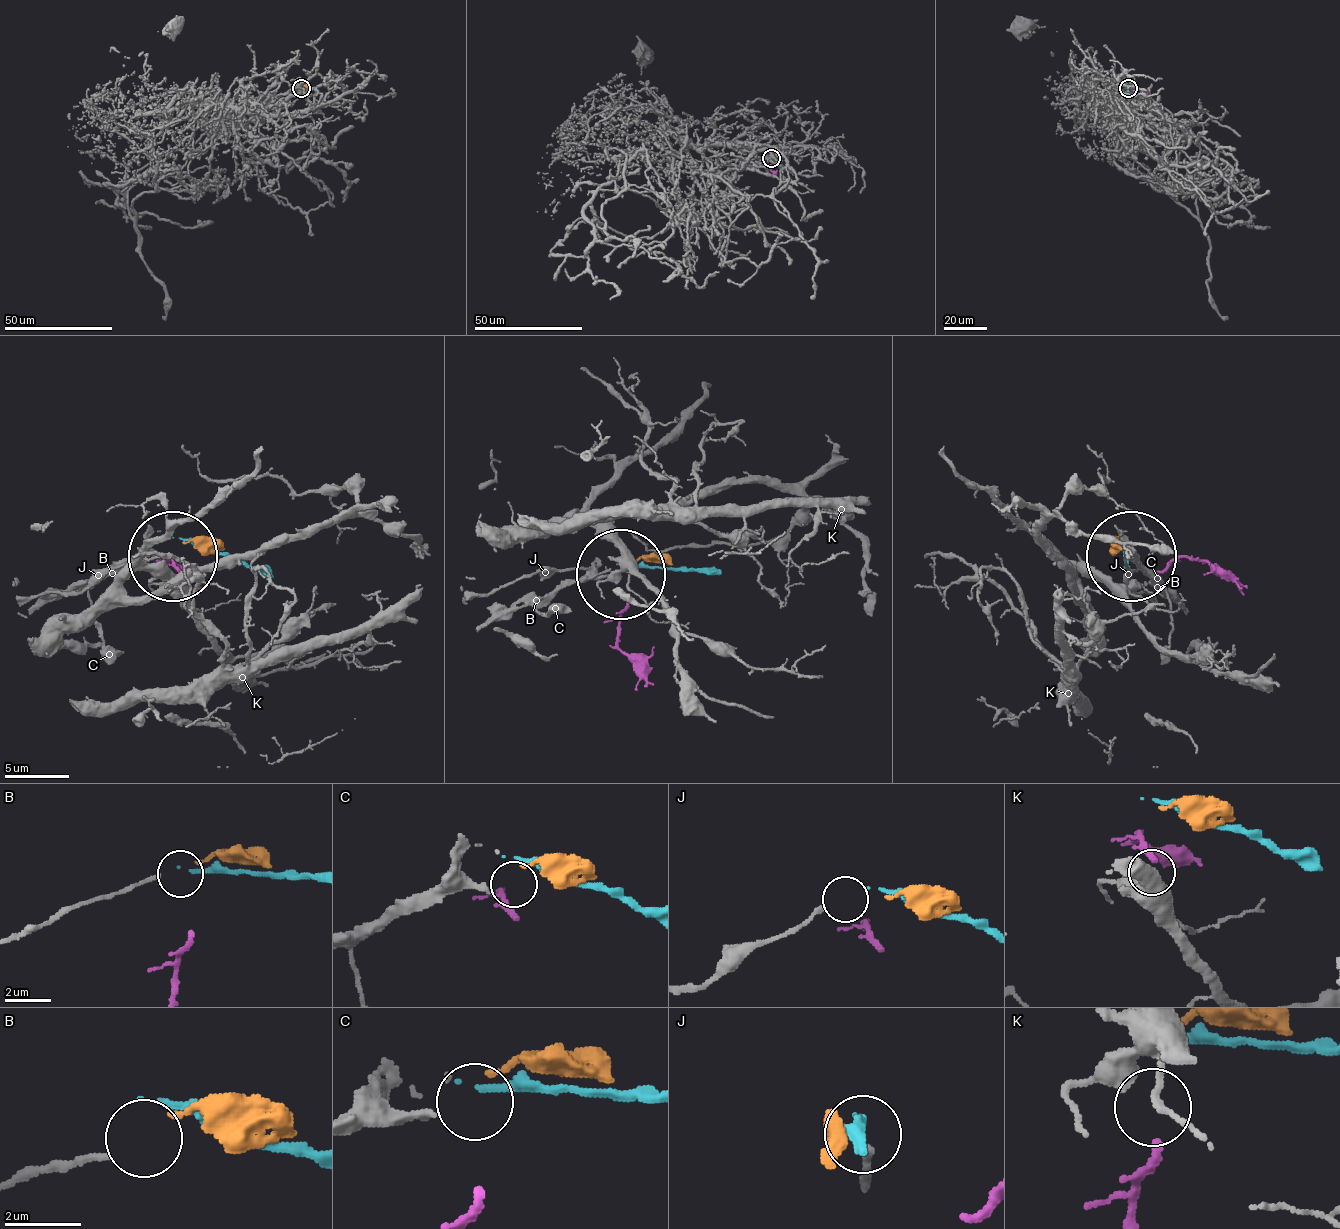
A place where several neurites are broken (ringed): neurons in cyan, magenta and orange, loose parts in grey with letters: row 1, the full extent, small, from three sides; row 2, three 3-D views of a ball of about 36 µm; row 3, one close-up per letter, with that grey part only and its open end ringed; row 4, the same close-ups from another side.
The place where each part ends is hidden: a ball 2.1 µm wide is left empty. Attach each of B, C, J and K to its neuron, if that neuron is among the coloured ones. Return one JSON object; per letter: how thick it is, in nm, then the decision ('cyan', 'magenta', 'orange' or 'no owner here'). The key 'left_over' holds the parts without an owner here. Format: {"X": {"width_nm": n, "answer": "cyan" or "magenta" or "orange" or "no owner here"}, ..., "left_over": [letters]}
{"B": {"width_nm": 170, "answer": "orange"}, "C": {"width_nm": 200, "answer": "no owner here"}, "J": {"width_nm": 200, "answer": "cyan"}, "K": {"width_nm": 400, "answer": "magenta"}, "left_over": ["C"]}

